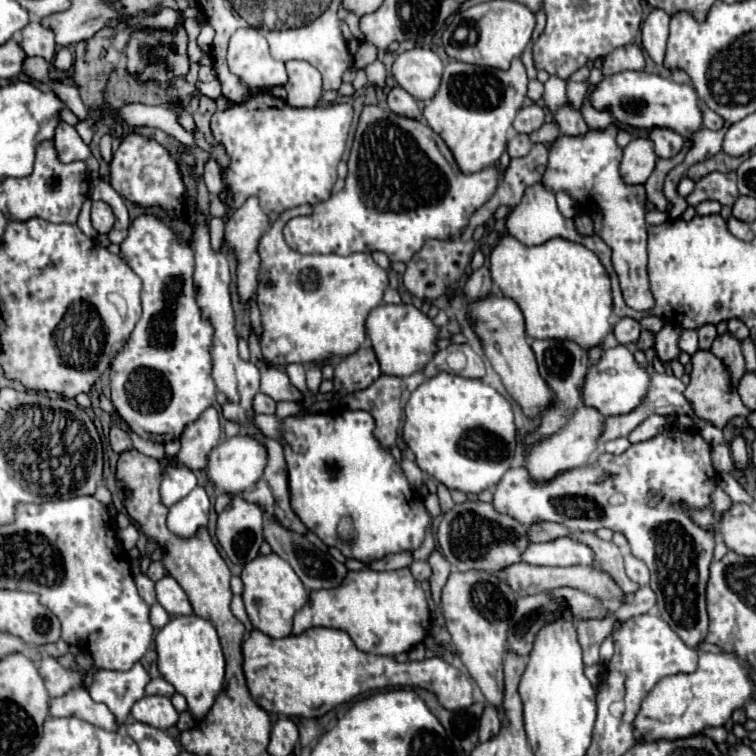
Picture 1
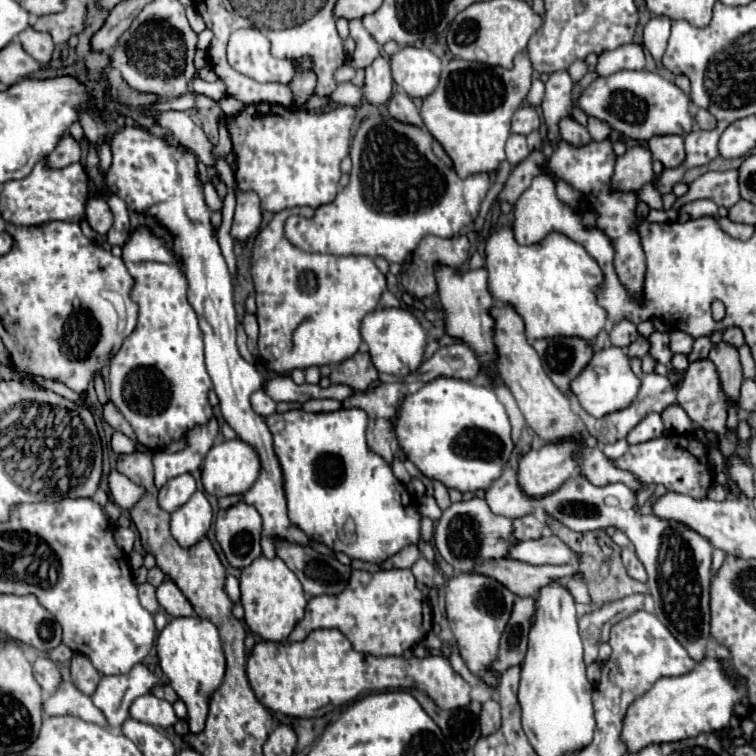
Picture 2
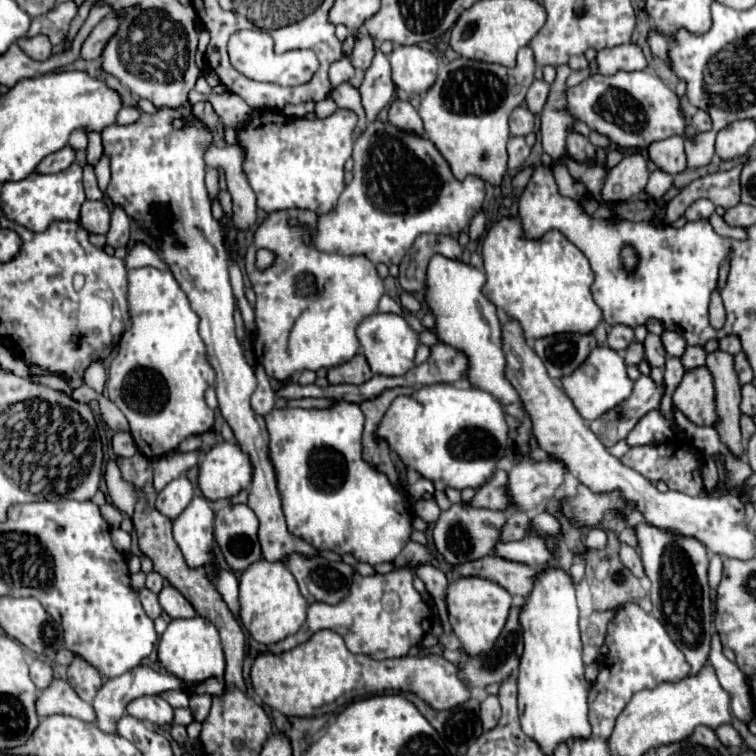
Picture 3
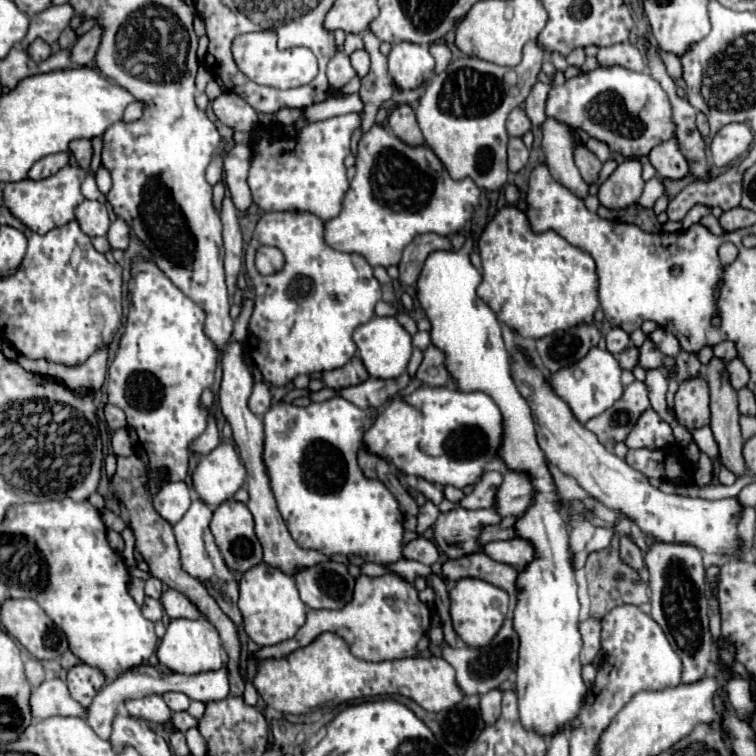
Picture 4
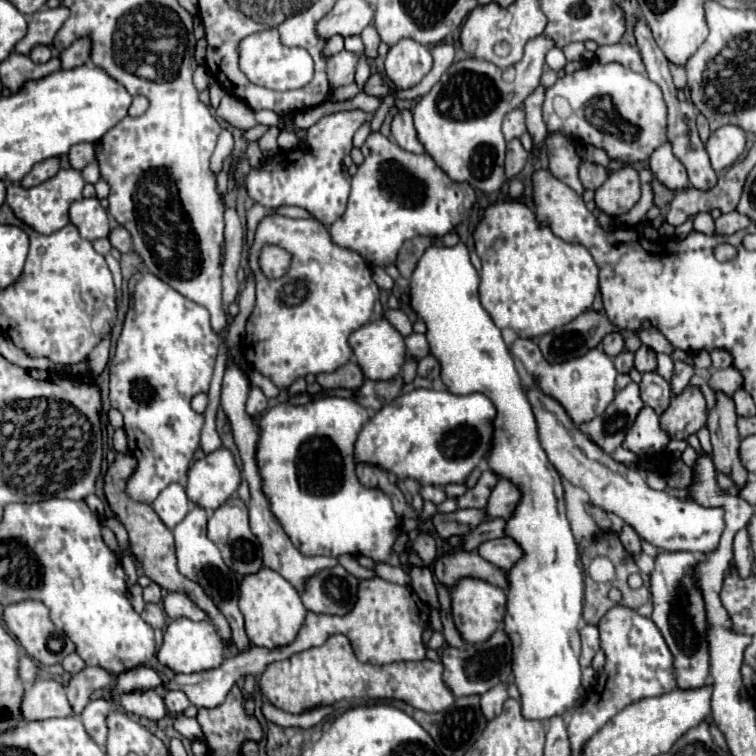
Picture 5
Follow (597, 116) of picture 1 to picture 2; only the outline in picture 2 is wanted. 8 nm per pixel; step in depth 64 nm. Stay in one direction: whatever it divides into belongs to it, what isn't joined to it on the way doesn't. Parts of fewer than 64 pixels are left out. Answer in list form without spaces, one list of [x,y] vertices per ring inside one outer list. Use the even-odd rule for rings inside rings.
[[[588,116],[588,132],[590,132],[590,136],[592,136],[592,140],[596,140],[596,142],[600,142],[600,140],[606,140],[608,136],[610,136],[610,128],[608,128],[608,124],[600,124],[600,120],[596,120],[594,116]]]

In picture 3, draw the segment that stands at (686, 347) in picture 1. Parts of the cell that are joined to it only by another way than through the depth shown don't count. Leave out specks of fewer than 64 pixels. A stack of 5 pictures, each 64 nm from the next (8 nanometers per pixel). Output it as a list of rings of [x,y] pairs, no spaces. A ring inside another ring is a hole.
[[[664,332],[662,342],[664,342],[668,356],[682,356],[688,346],[688,344],[684,344],[684,336],[680,336],[680,332]]]

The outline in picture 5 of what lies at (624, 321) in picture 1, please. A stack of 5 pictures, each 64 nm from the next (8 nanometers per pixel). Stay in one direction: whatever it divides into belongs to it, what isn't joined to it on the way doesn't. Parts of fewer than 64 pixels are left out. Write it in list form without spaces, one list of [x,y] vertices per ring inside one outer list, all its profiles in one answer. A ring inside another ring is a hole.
[[[610,332],[608,336],[604,336],[602,346],[604,346],[604,352],[614,358],[616,354],[620,354],[624,350],[624,334],[622,332]]]

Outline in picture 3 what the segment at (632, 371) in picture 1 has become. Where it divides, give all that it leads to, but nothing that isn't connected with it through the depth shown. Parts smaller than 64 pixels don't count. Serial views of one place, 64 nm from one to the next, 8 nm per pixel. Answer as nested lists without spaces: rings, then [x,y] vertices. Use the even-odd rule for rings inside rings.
[[[602,346],[602,348],[594,348],[588,360],[574,374],[562,378],[562,386],[564,386],[564,392],[572,398],[580,416],[586,420],[596,420],[604,412],[624,402],[632,394],[634,382],[626,374],[626,364],[624,364],[622,354],[608,346]]]

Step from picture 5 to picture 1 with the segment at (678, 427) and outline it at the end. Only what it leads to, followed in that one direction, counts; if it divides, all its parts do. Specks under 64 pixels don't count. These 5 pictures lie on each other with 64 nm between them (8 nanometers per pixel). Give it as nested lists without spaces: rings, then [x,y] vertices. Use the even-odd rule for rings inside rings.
[[[698,350],[692,356],[692,372],[690,372],[690,384],[686,388],[686,398],[694,404],[696,416],[712,422],[718,428],[724,428],[734,416],[748,416],[750,410],[742,404],[728,368],[724,368],[724,362],[716,358],[710,350]]]

